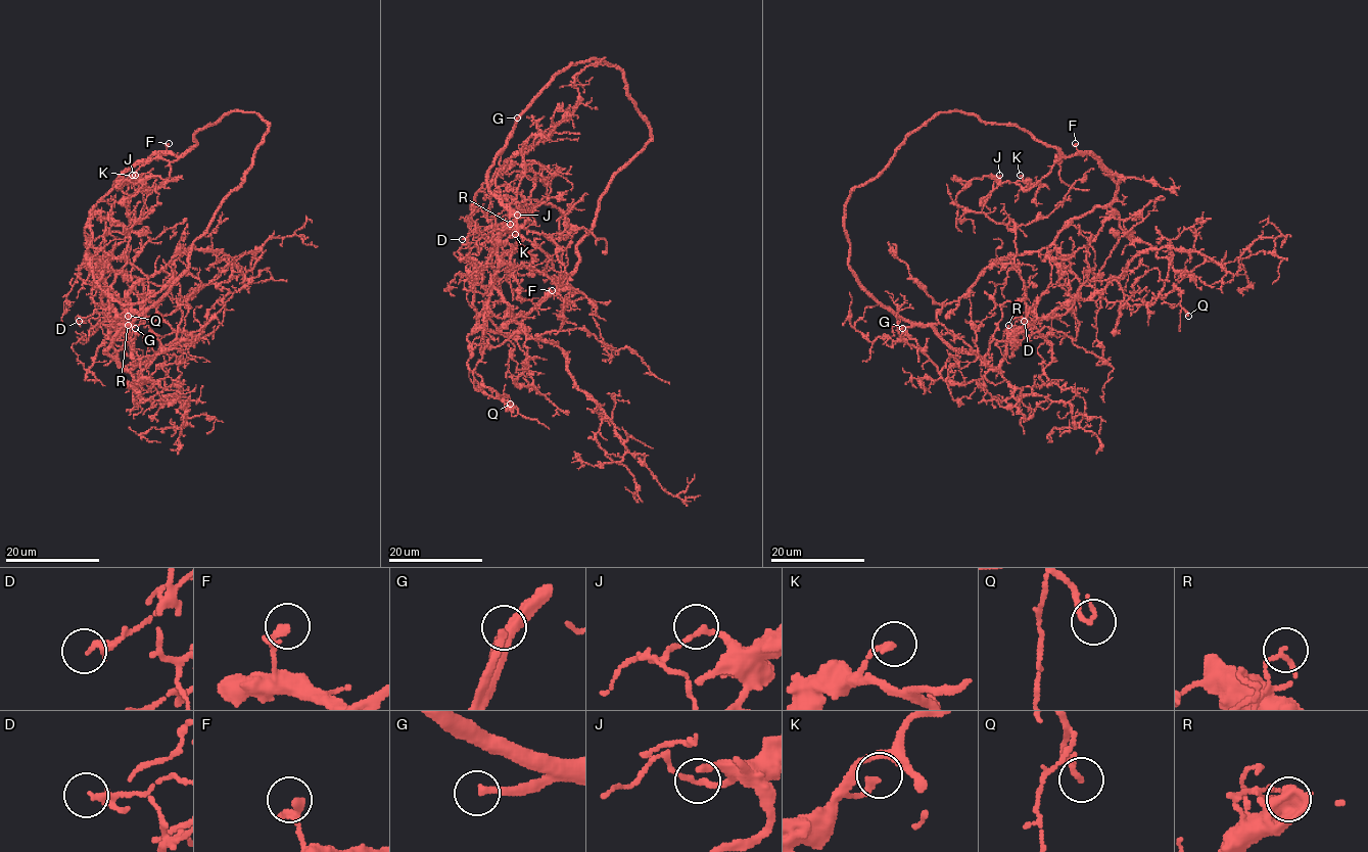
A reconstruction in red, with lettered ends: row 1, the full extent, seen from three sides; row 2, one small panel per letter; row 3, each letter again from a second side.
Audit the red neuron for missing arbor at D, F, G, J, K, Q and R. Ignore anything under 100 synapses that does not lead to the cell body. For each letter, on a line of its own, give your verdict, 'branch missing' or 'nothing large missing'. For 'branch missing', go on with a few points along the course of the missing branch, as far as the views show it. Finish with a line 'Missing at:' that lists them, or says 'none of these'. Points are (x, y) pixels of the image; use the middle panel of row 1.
D: nothing large missing
F: nothing large missing
G: branch missing | (517, 117), (519, 100), (530, 88), (598, 40), (615, 18), (654, 19), (662, 13)
J: nothing large missing
K: nothing large missing
Q: nothing large missing
R: nothing large missing
Missing at: G

